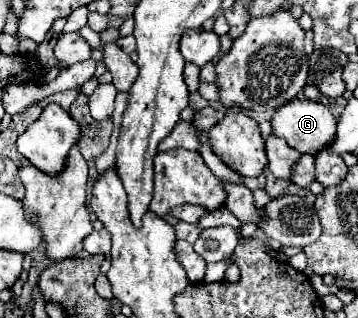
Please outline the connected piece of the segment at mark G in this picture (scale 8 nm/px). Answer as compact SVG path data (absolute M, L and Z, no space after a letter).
M296 97L292 103L288 103L288 107L280 107L280 111L276 111L276 115L272 119L272 129L274 129L274 135L286 139L288 145L294 147L296 151L318 155L336 137L336 117L330 113L330 109L326 105Z

